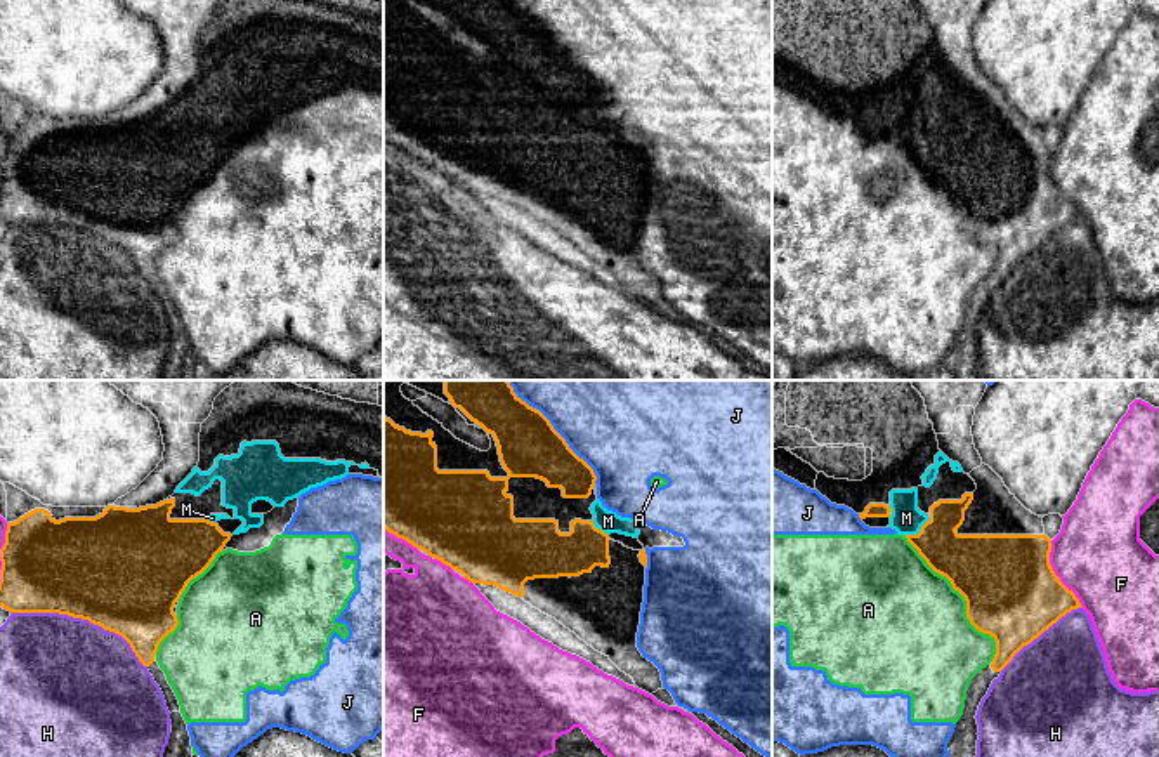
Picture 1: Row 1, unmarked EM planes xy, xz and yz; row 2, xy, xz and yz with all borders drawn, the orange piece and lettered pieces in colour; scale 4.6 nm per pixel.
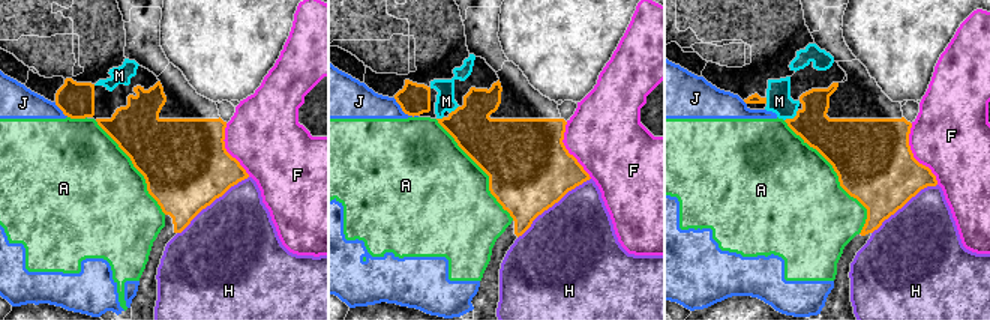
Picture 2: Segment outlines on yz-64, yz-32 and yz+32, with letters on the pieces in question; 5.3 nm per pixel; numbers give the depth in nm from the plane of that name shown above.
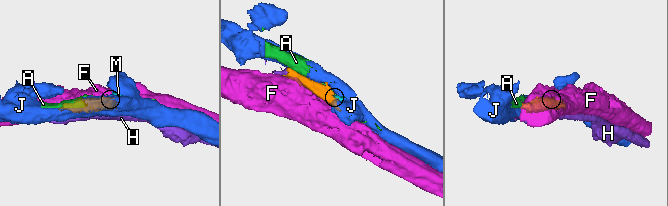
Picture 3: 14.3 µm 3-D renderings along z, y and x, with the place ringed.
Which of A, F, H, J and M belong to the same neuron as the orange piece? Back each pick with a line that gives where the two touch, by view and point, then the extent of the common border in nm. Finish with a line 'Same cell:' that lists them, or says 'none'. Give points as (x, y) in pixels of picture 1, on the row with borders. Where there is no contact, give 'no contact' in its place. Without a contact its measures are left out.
M: meets orange in yz at (918, 533); contact 130 nm long
Same cell: M

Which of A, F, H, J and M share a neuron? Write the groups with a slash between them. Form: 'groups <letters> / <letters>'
groups A J / F / H / M

